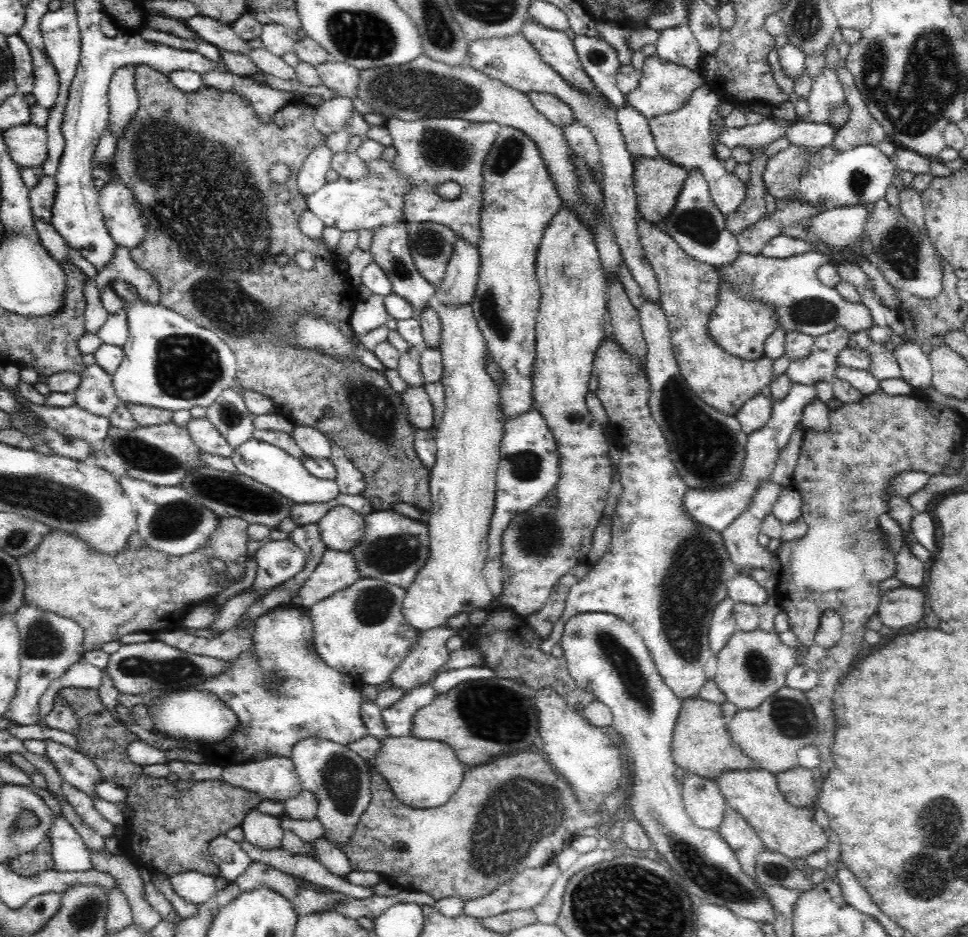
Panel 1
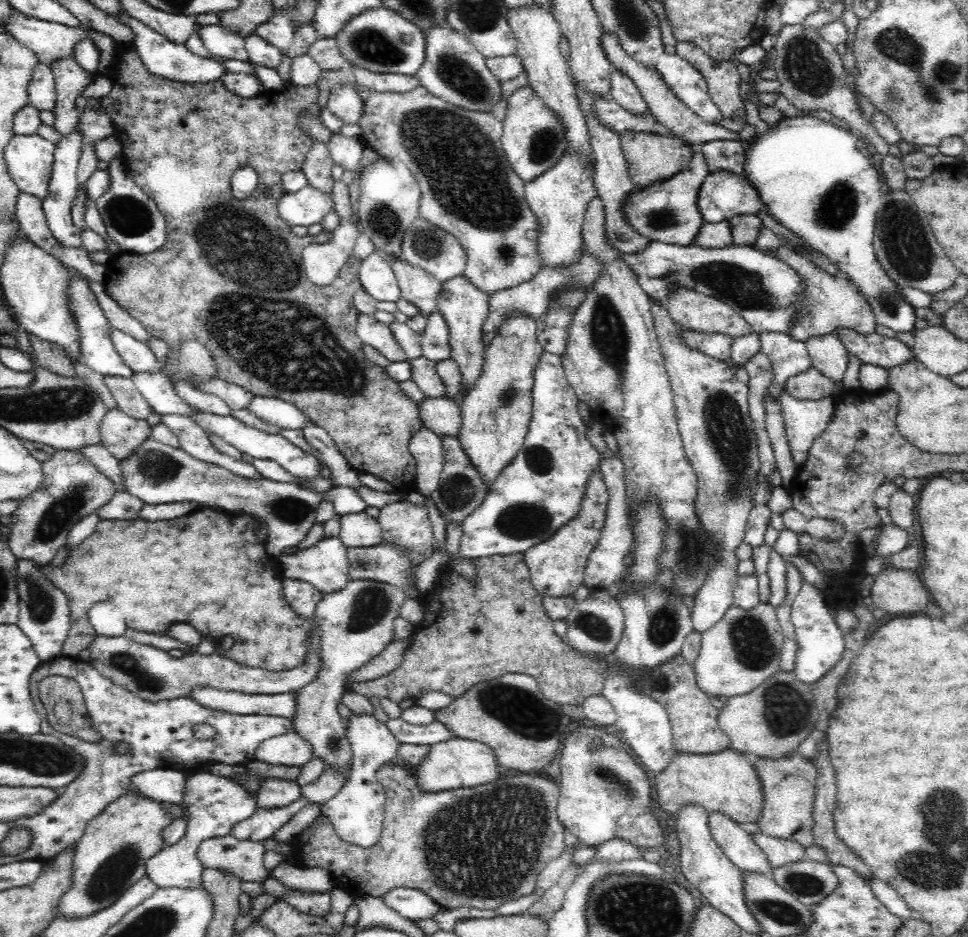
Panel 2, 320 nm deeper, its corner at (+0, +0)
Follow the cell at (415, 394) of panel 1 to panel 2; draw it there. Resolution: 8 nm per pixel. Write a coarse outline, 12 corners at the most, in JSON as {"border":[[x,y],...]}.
{"border":[[455,398],[419,403],[423,426],[457,437],[463,418]]}

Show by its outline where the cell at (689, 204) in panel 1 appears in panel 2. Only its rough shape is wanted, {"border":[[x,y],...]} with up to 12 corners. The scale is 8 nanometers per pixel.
{"border":[[701,145],[667,180],[622,200],[649,241],[690,246],[702,226],[696,196],[709,171]]}

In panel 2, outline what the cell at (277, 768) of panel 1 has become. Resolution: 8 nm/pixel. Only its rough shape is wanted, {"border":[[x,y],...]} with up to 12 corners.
{"border":[[294,730],[267,738],[255,750],[266,764],[304,766],[312,745]]}

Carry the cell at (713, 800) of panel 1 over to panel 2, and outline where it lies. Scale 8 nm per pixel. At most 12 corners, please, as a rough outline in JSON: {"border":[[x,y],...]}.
{"border":[[715,812],[709,829],[742,872],[772,876],[773,866],[745,825]]}

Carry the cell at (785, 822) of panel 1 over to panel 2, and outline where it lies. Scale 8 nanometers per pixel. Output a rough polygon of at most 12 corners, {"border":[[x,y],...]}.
{"border":[[673,752],[660,806],[756,822],[763,791],[746,755]]}

